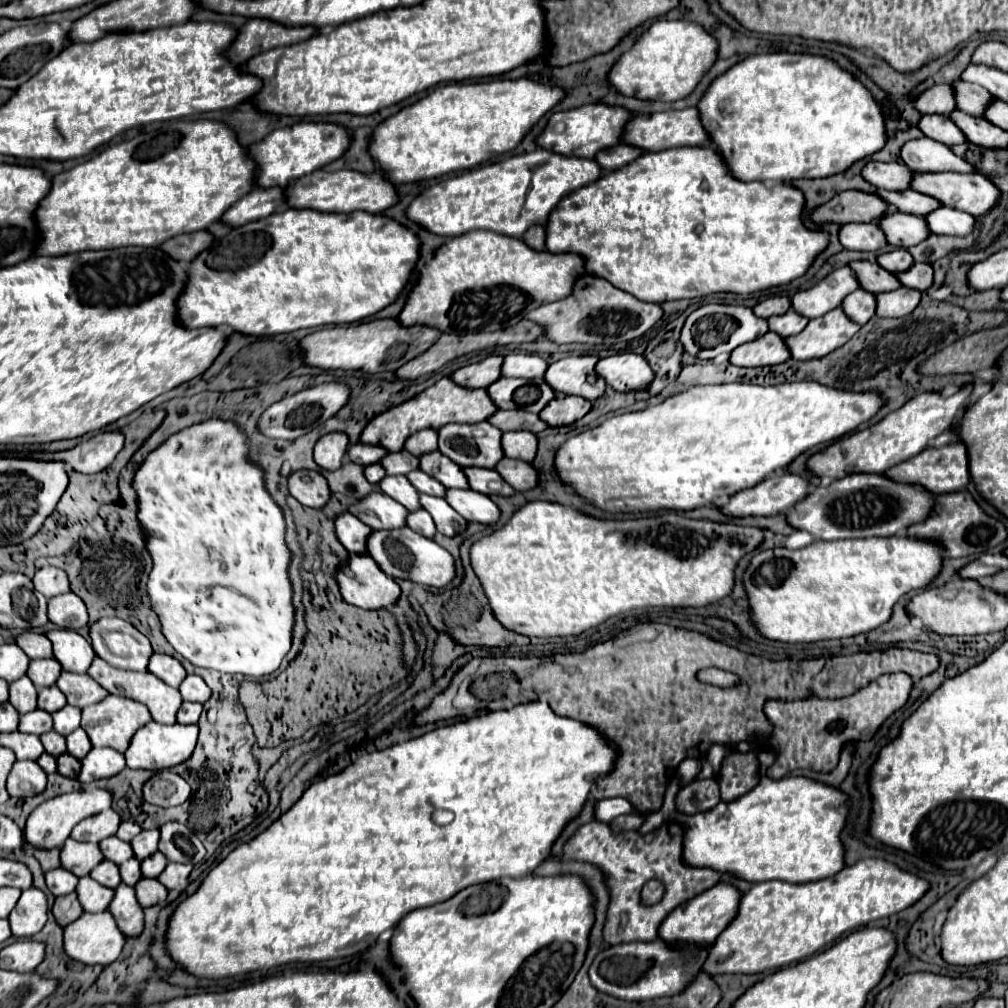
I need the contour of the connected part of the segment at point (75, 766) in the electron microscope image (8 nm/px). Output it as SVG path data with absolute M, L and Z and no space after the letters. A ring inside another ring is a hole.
M63 753L57 757L57 771L63 773L65 777L69 779L77 779L77 773L79 773L81 765L79 765L79 759L75 759L73 755L69 753Z

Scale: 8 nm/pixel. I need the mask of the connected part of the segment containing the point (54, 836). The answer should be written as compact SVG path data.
M89 789L89 791L77 791L77 793L69 793L69 795L57 795L57 799L49 799L45 803L41 803L39 807L35 807L35 811L27 817L27 825L25 825L25 841L33 847L33 849L53 849L53 847L61 847L61 843L69 837L71 829L91 817L97 815L105 809L111 809L111 793L105 789Z

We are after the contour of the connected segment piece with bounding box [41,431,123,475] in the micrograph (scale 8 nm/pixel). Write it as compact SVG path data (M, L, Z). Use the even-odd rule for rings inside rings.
M111 431L111 433L99 433L93 435L91 439L79 443L77 447L69 449L69 451L61 451L61 453L45 453L41 459L45 461L63 461L67 465L71 465L77 473L85 473L85 475L93 475L99 473L103 469L107 469L113 459L117 457L117 453L123 447L123 435L119 431Z

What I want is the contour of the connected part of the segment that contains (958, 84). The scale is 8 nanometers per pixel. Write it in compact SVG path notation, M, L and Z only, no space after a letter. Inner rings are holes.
M961 79L953 81L951 87L953 87L953 95L957 99L957 109L959 111L983 117L985 107L993 99L993 95L989 95L989 91L985 91L983 87L975 85L975 83L965 83Z

